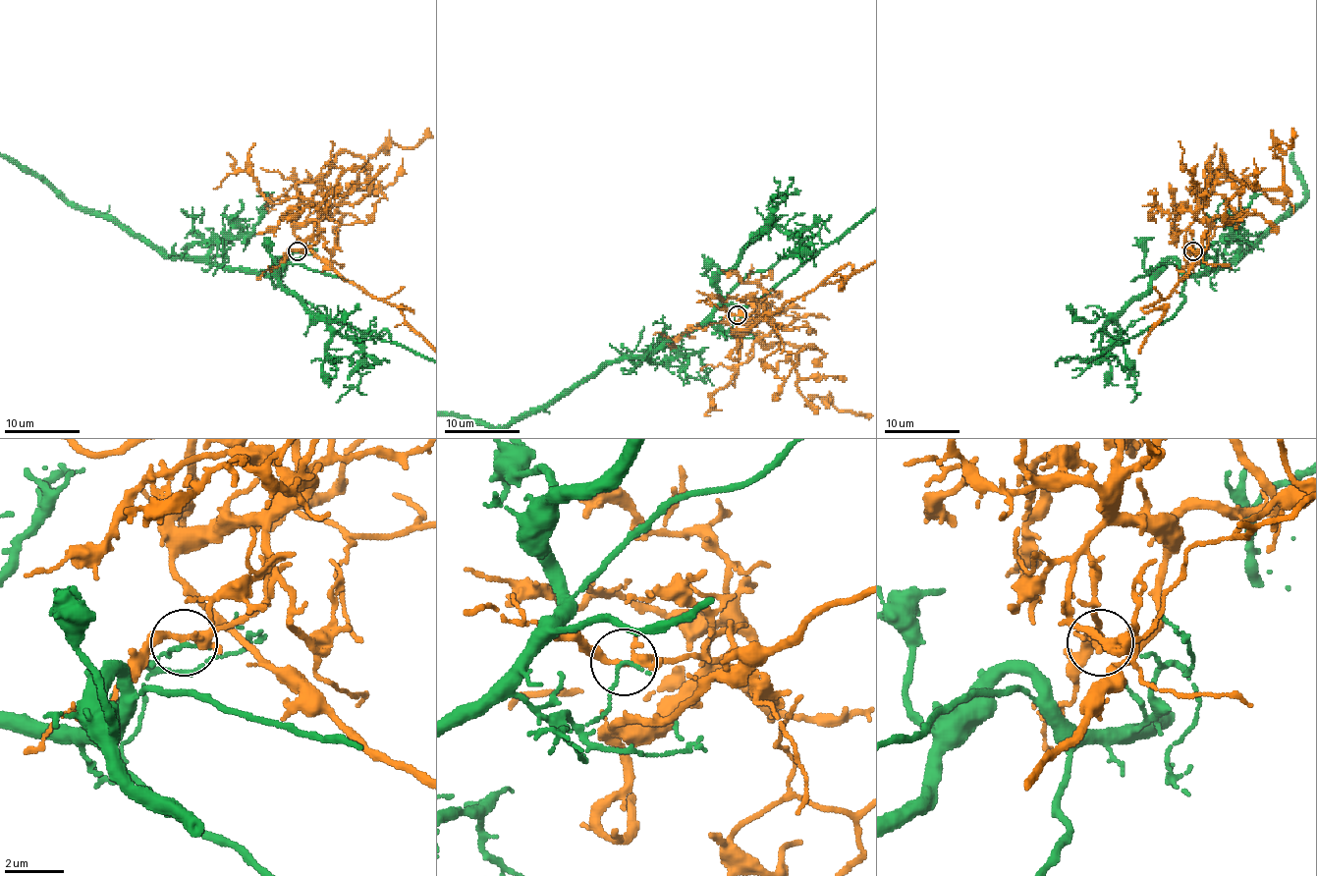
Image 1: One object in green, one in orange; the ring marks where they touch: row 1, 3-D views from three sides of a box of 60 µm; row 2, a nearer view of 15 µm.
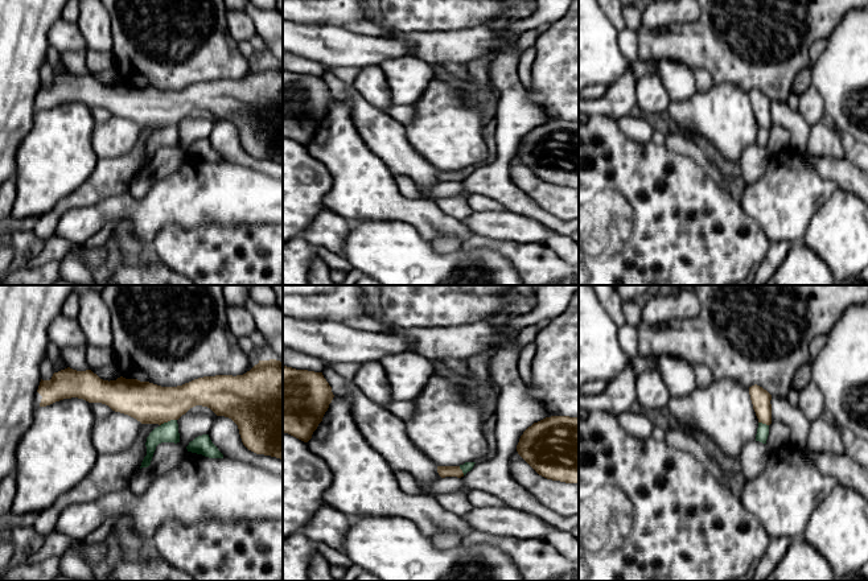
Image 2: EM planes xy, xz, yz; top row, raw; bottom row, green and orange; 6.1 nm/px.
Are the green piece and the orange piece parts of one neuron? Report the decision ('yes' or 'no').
no

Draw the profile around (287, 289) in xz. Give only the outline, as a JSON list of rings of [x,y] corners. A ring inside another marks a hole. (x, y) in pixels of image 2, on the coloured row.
[[[283,285],[283,296],[320,296],[332,294],[338,285]]]

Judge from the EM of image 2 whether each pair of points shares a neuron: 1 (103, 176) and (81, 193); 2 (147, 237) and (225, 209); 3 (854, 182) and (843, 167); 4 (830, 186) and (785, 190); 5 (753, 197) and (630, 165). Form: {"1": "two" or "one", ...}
{"1": "one", "2": "one", "3": "one", "4": "one", "5": "two"}

